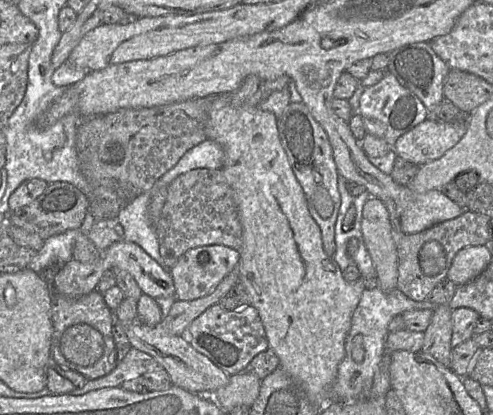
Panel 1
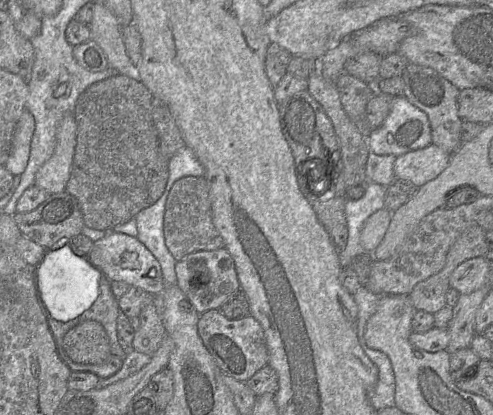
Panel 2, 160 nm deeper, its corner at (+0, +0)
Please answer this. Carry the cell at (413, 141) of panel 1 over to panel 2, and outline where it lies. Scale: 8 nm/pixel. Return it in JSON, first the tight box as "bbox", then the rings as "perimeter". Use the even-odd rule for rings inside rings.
{"bbox":[394,143,452,188],"perimeter":[[[432,143],[425,148],[397,156],[394,175],[419,188],[441,174],[451,158],[452,154]]]}

